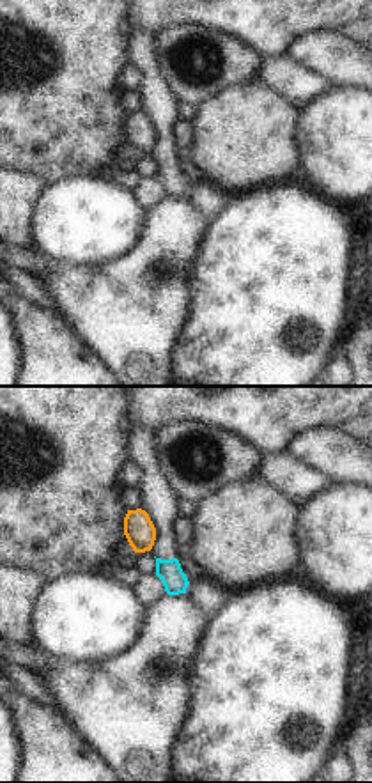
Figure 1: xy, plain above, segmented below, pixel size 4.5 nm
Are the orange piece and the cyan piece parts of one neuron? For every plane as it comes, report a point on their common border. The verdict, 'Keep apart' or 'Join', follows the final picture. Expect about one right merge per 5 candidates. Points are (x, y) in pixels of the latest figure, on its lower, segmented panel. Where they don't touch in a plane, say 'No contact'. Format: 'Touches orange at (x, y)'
No contact

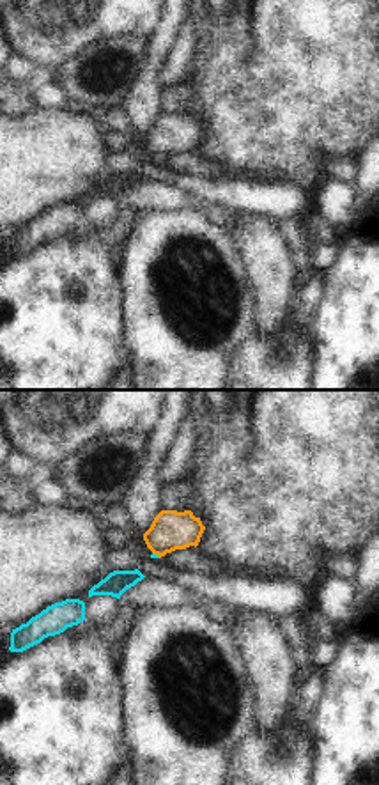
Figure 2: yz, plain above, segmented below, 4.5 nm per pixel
Touches orange at (156, 553)

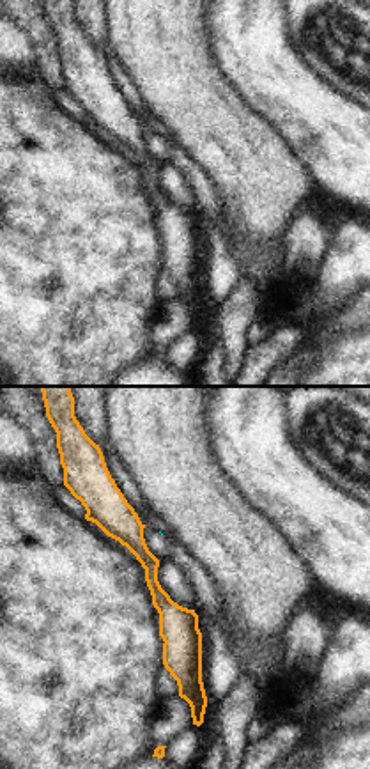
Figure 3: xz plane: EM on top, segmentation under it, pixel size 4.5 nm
No contact

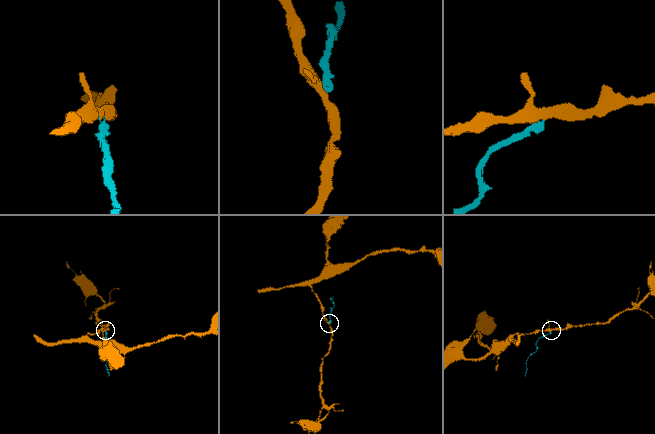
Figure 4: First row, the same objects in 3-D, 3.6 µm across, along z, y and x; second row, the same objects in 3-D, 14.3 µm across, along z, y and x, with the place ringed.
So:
Keep apart

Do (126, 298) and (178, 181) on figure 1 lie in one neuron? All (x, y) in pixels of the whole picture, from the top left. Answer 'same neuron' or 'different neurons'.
different neurons

